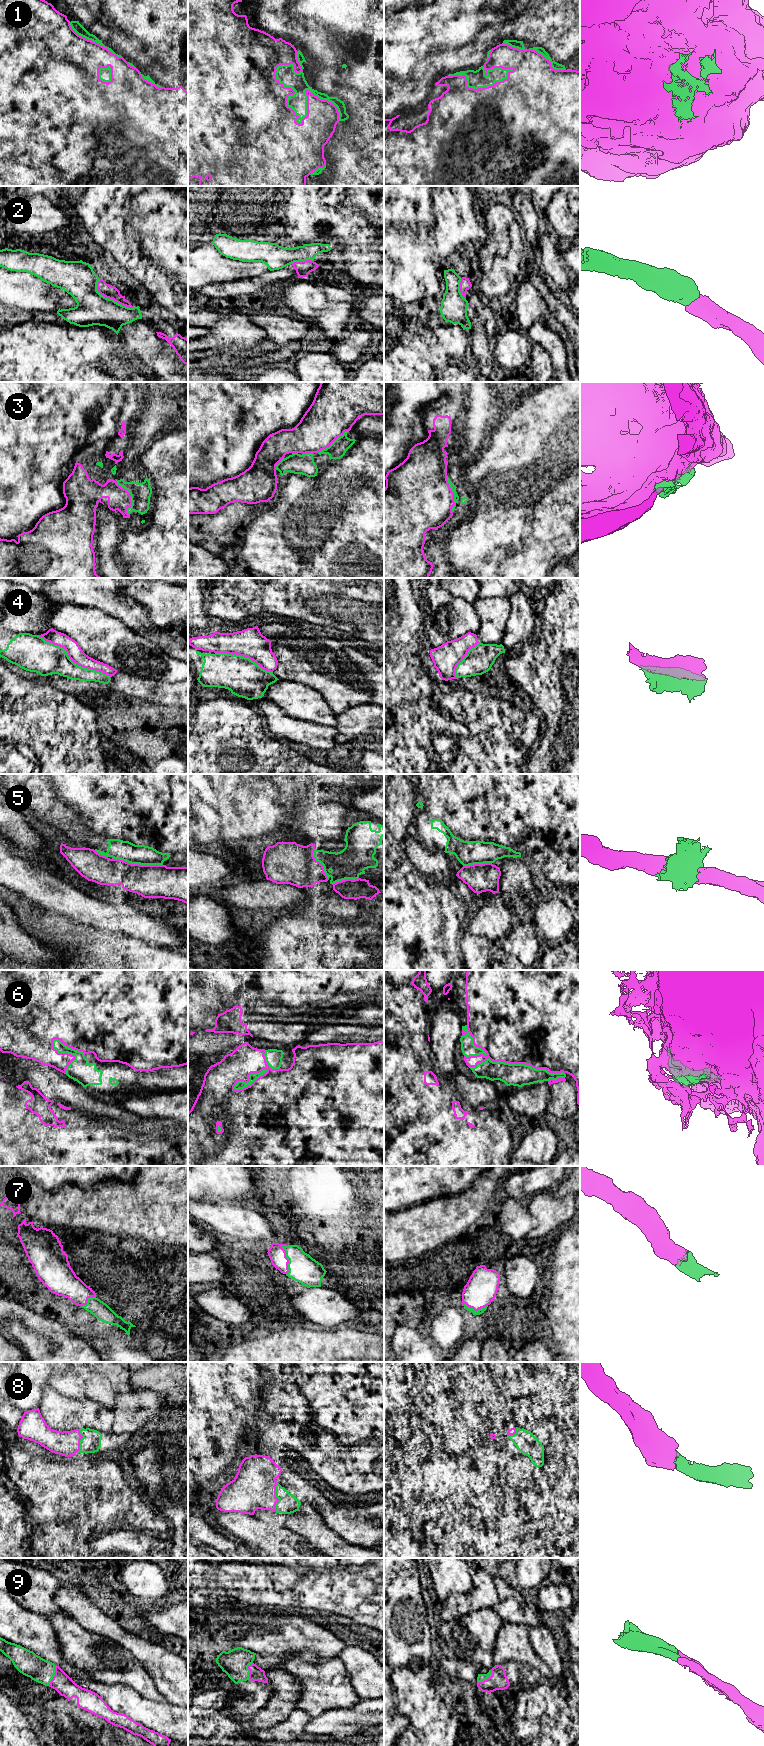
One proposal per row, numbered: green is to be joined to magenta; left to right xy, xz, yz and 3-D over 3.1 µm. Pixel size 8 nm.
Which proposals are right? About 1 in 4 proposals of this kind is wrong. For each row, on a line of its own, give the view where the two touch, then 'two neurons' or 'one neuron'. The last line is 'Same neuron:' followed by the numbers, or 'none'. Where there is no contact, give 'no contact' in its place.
1: contact in xz; two neurons
2: contact in xy; two neurons
3: contact in xy; two neurons
4: contact in xy; two neurons
5: contact in xy; two neurons
6: contact in yz; one neuron
7: contact in xz; one neuron
8: contact in xz; one neuron
9: contact in xy; one neuron
Same neuron: 6, 7, 8, 9

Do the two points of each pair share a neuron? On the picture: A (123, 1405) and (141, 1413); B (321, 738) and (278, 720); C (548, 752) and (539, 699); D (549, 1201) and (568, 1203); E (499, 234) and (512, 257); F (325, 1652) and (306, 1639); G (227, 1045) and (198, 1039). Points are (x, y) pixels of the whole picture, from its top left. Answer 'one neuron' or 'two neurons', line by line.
A: one neuron
B: one neuron
C: one neuron
D: one neuron
E: two neurons
F: one neuron
G: one neuron

